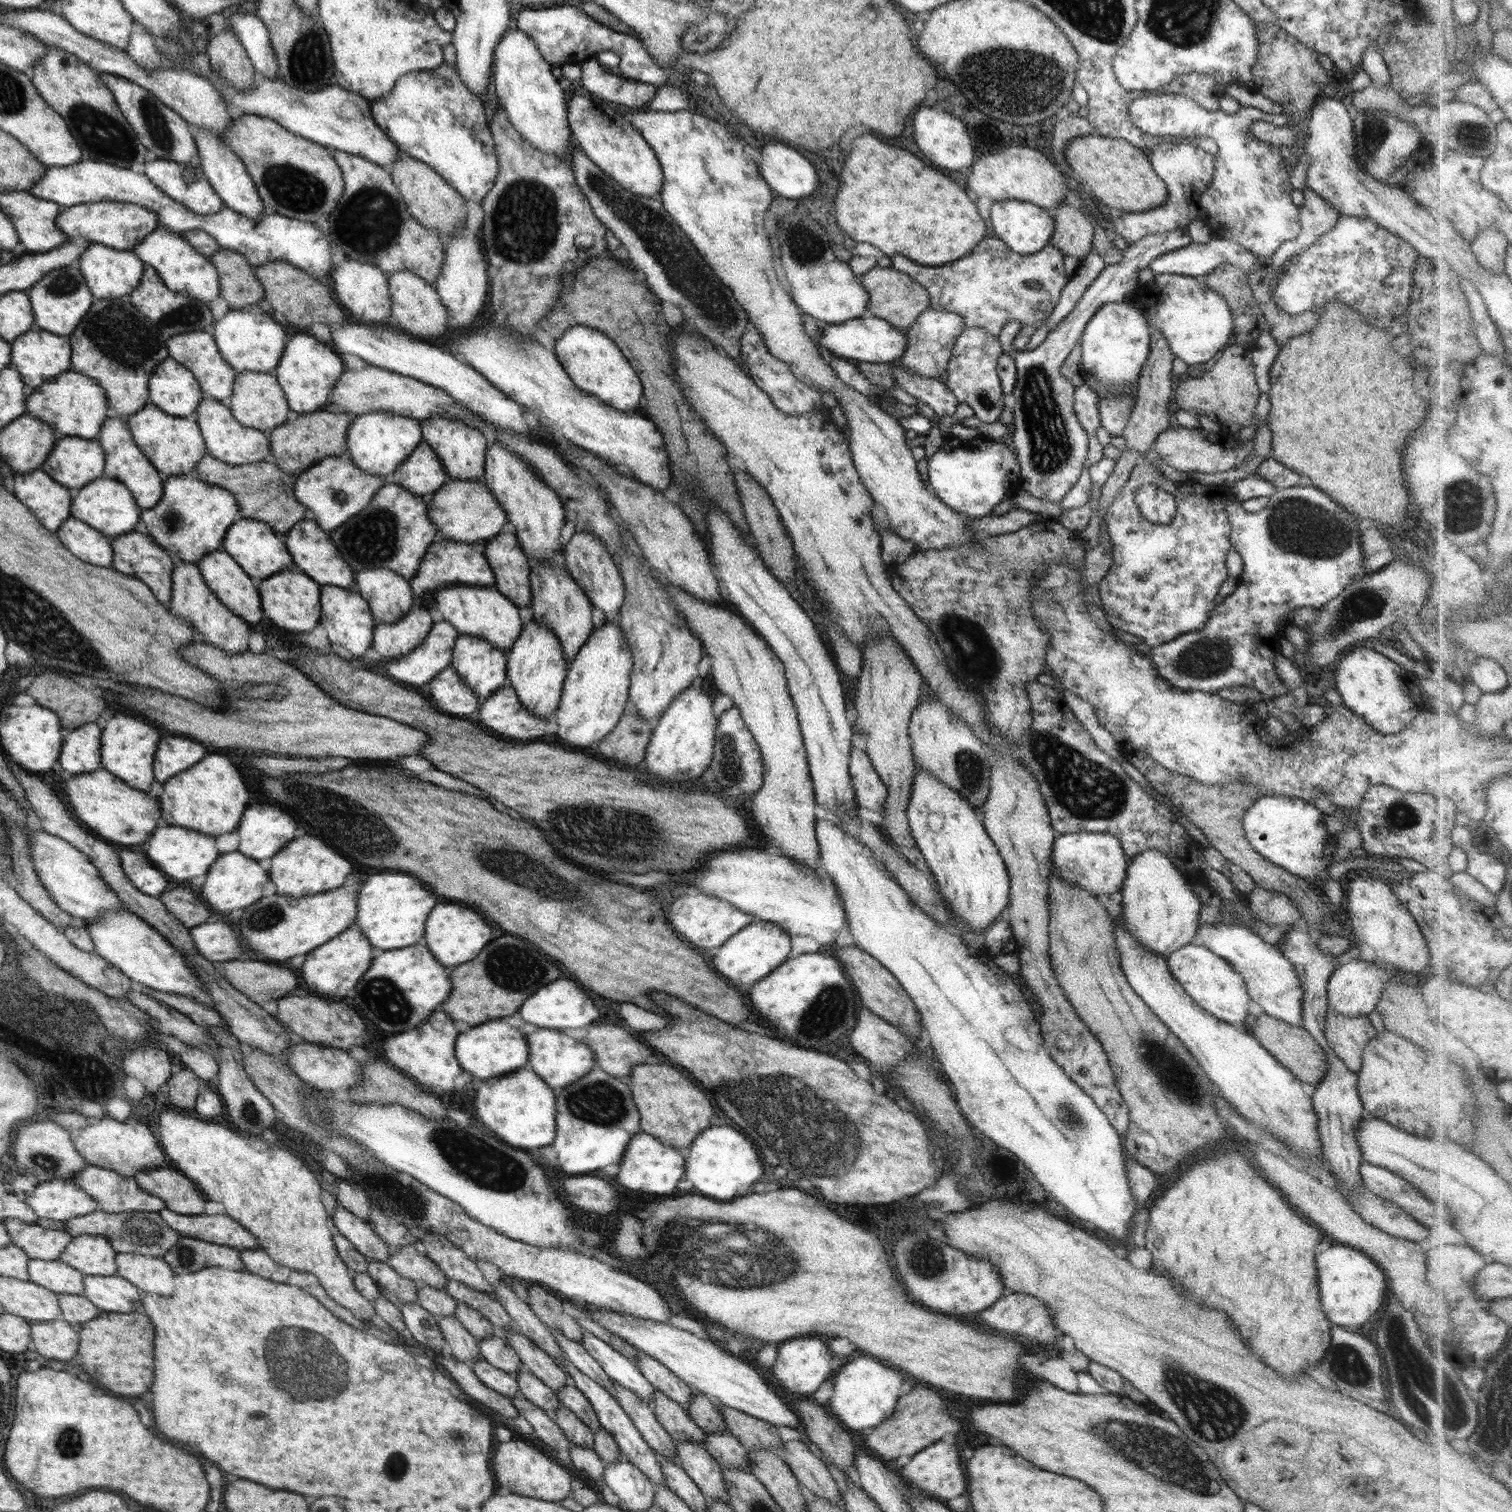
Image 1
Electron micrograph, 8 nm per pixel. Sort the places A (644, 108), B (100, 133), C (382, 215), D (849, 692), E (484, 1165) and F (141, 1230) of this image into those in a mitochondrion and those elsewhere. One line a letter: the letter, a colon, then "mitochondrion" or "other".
A: other
B: mitochondrion
C: mitochondrion
D: other
E: mitochondrion
F: mitochondrion

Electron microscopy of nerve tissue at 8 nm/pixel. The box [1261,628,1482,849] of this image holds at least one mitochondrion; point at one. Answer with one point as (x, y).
(1399, 815)

